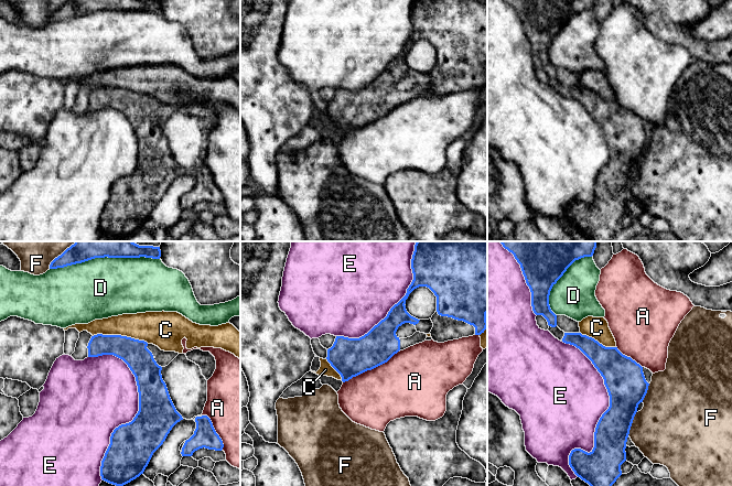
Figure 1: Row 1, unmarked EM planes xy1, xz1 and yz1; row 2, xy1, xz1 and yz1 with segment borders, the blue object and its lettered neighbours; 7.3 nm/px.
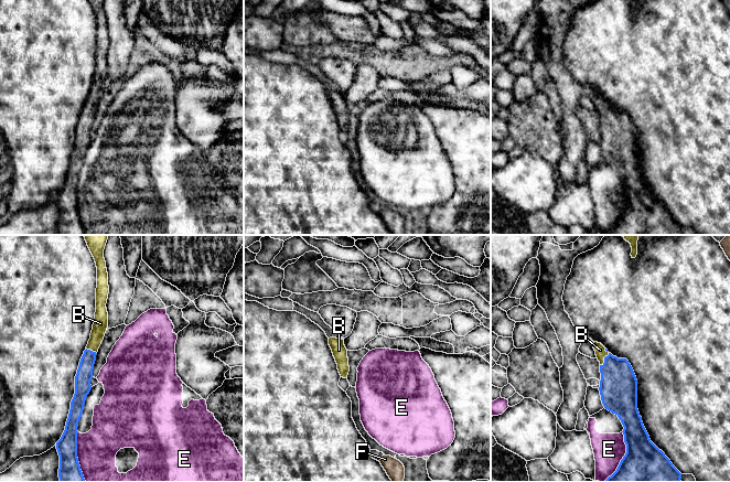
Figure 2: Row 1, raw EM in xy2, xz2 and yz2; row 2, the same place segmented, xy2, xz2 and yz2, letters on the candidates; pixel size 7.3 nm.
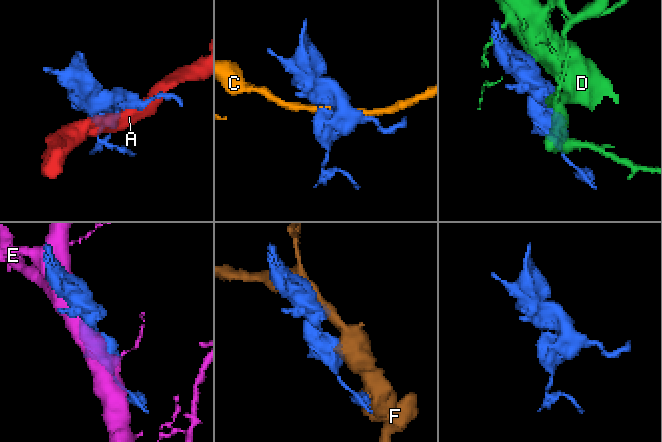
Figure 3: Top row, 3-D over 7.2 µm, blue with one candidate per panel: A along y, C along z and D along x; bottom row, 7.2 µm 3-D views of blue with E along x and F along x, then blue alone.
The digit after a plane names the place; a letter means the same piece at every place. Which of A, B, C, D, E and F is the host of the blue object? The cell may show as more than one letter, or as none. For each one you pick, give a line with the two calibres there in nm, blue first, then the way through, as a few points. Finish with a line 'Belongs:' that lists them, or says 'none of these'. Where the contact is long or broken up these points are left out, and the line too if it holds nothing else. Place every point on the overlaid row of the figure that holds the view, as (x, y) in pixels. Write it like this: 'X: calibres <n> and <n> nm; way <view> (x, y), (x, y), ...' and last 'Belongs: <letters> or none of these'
B: calibres 280 and 80 nm; way yz2 (618, 388), (618, 376), (604, 357), (600, 350)
Belongs: B

